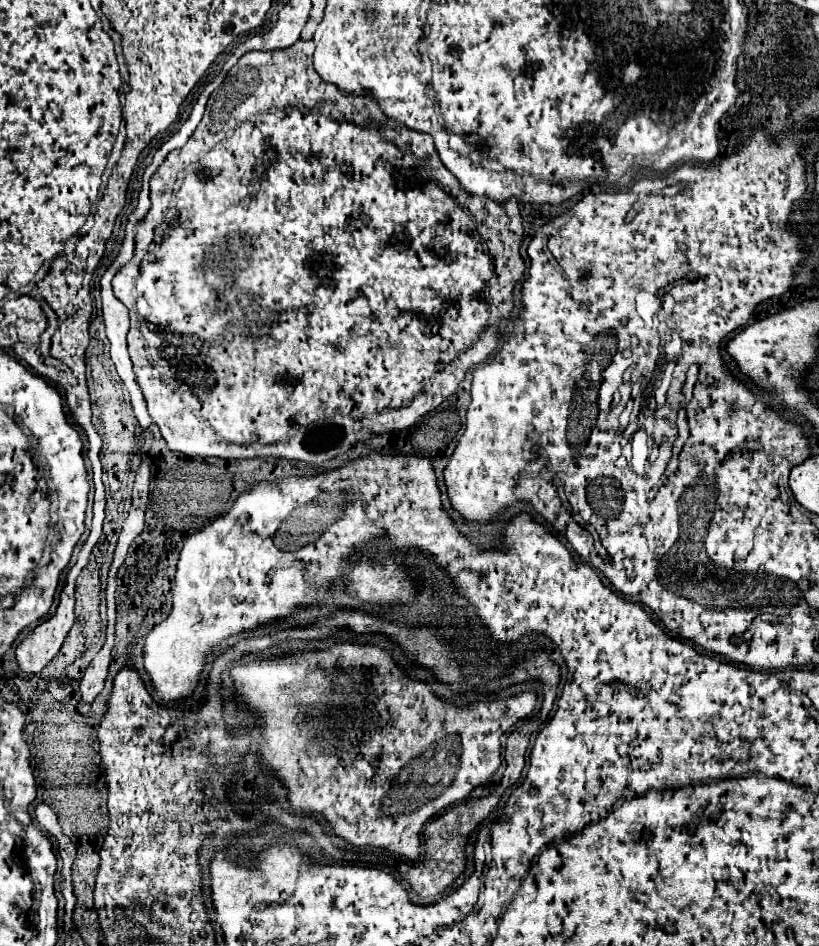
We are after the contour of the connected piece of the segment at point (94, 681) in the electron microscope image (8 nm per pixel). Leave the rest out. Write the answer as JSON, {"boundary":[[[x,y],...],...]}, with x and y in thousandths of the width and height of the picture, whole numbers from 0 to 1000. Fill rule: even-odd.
{"boundary":[[[131,664],[131,677],[126,681],[126,685],[121,687],[121,691],[114,696],[111,704],[104,708],[104,715],[99,719],[99,740],[104,744],[111,744],[121,732],[126,729],[128,725],[128,717],[131,717],[131,710],[133,710],[133,702],[136,702],[136,685],[138,685],[138,670],[140,666],[133,666]],[[136,677],[136,679],[133,679]]]}

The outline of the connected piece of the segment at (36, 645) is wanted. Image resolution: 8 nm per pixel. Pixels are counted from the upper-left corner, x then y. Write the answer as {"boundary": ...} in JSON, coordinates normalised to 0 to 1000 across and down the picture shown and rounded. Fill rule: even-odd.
{"boundary":[[[106,569],[104,577],[101,577],[101,581],[99,581],[99,586],[96,586],[94,596],[92,596],[92,598],[84,603],[84,607],[82,607],[82,617],[79,617],[79,622],[77,622],[77,626],[74,626],[74,636],[72,636],[72,641],[70,641],[67,651],[62,651],[62,653],[60,653],[57,658],[53,658],[53,660],[48,660],[48,662],[40,666],[40,670],[38,670],[28,681],[23,681],[21,687],[18,687],[23,706],[26,706],[28,710],[33,710],[33,712],[48,712],[48,710],[70,693],[70,689],[74,687],[79,672],[84,670],[87,662],[92,660],[92,649],[89,649],[89,641],[92,641],[92,613],[94,613],[96,605],[106,598],[106,592],[109,592],[109,569]]]}

